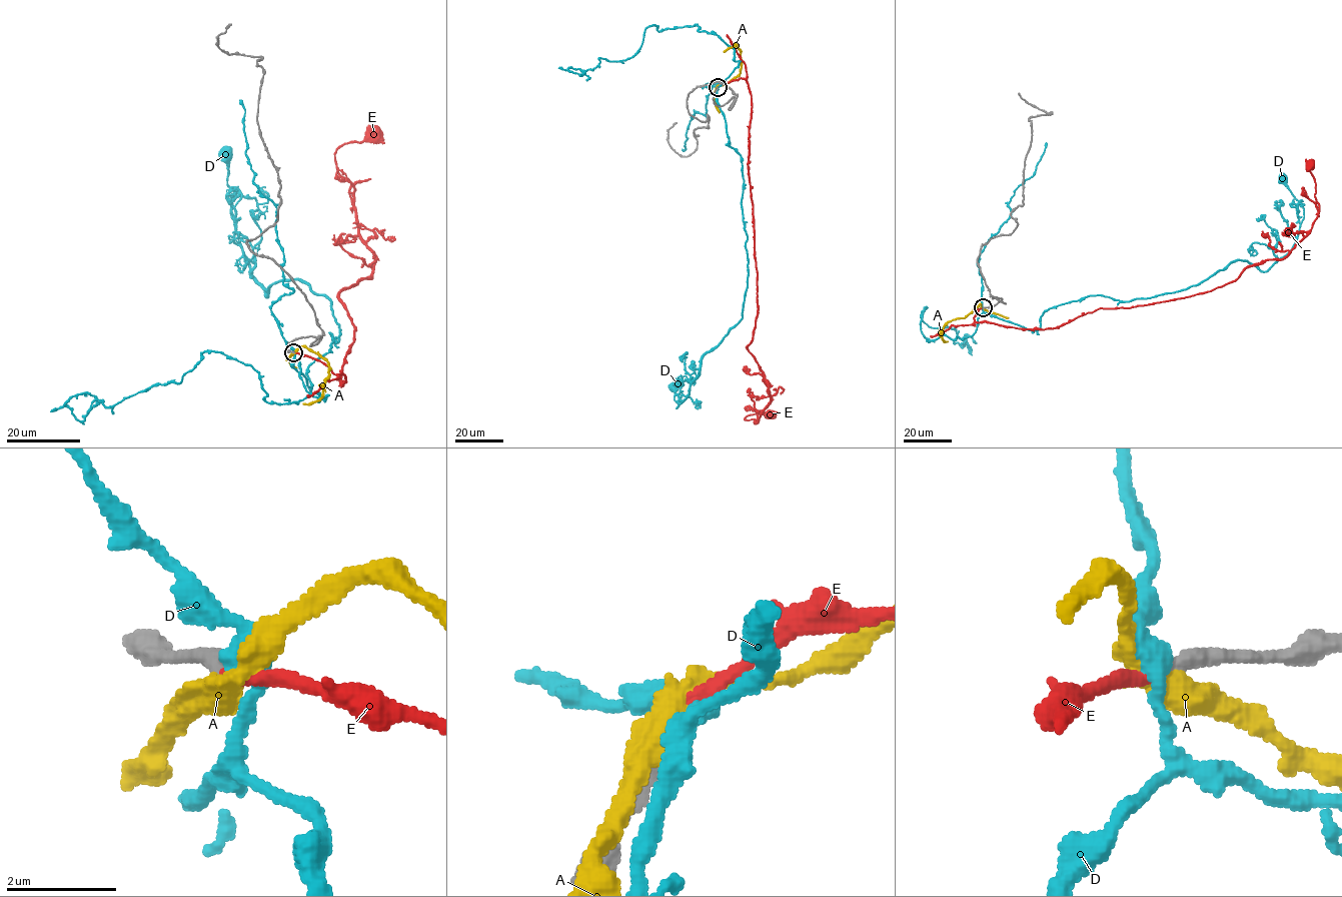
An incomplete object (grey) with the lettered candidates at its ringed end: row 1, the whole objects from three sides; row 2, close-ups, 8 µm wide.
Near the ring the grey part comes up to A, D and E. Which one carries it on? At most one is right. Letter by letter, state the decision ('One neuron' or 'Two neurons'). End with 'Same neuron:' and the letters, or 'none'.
A: Two neurons
D: Two neurons
E: One neuron
Same neuron: E

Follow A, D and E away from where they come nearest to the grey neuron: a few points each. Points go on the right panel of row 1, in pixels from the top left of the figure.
A: (983, 308), (980, 304), (964, 317), (947, 322), (942, 335), (943, 339), (948, 340)
D: (983, 307), (1038, 330), (1044, 311), (1088, 296), (1173, 293), (1238, 260), (1266, 271), (1303, 218), (1283, 179)
E: (983, 308), (974, 320), (1058, 327), (1101, 308), (1233, 282), (1286, 256), (1310, 230), (1319, 207), (1308, 165)

